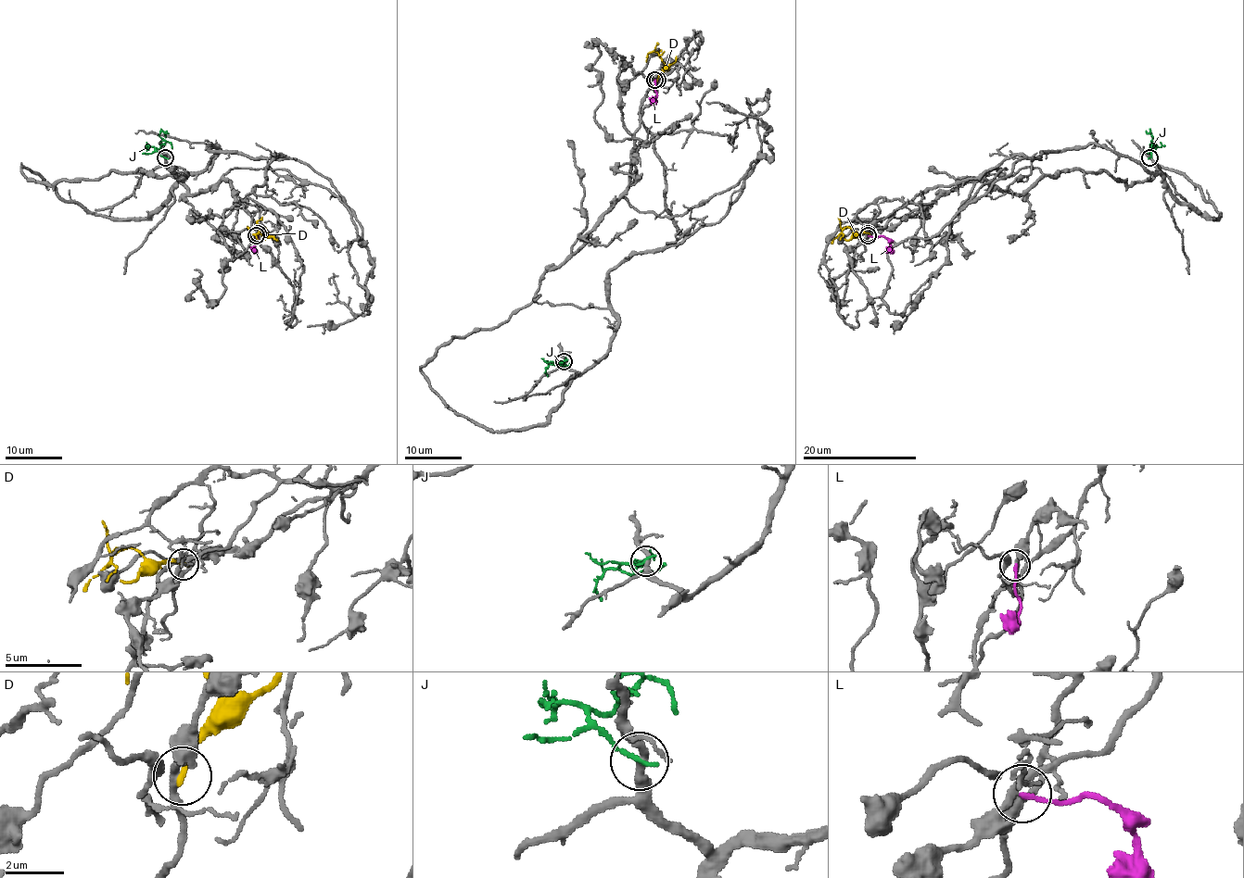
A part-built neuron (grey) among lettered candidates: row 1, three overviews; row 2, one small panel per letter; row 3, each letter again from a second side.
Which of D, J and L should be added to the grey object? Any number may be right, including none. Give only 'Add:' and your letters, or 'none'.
Add: none

